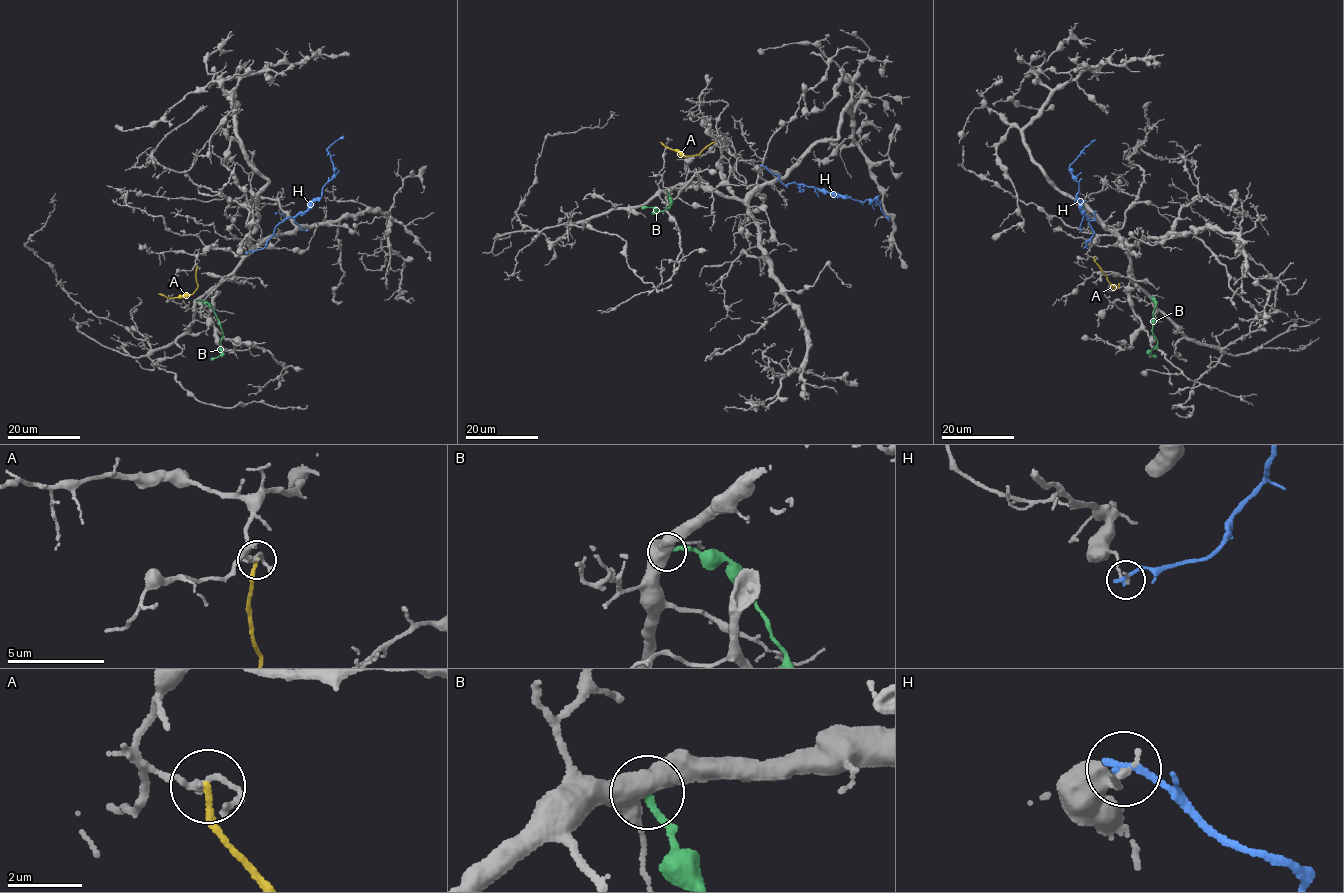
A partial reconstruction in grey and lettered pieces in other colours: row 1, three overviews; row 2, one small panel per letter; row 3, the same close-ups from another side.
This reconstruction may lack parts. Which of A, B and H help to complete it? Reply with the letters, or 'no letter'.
no letter

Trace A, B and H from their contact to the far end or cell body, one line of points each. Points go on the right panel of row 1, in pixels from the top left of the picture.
A: (1094, 257), (1112, 286), (1119, 287), (1119, 283)
B: (1151, 297), (1156, 306), (1152, 331), (1157, 345), (1150, 352), (1157, 356)
H: (1087, 247), (1093, 232), (1085, 215), (1080, 213), (1076, 198), (1079, 187), (1069, 165), (1095, 140)

